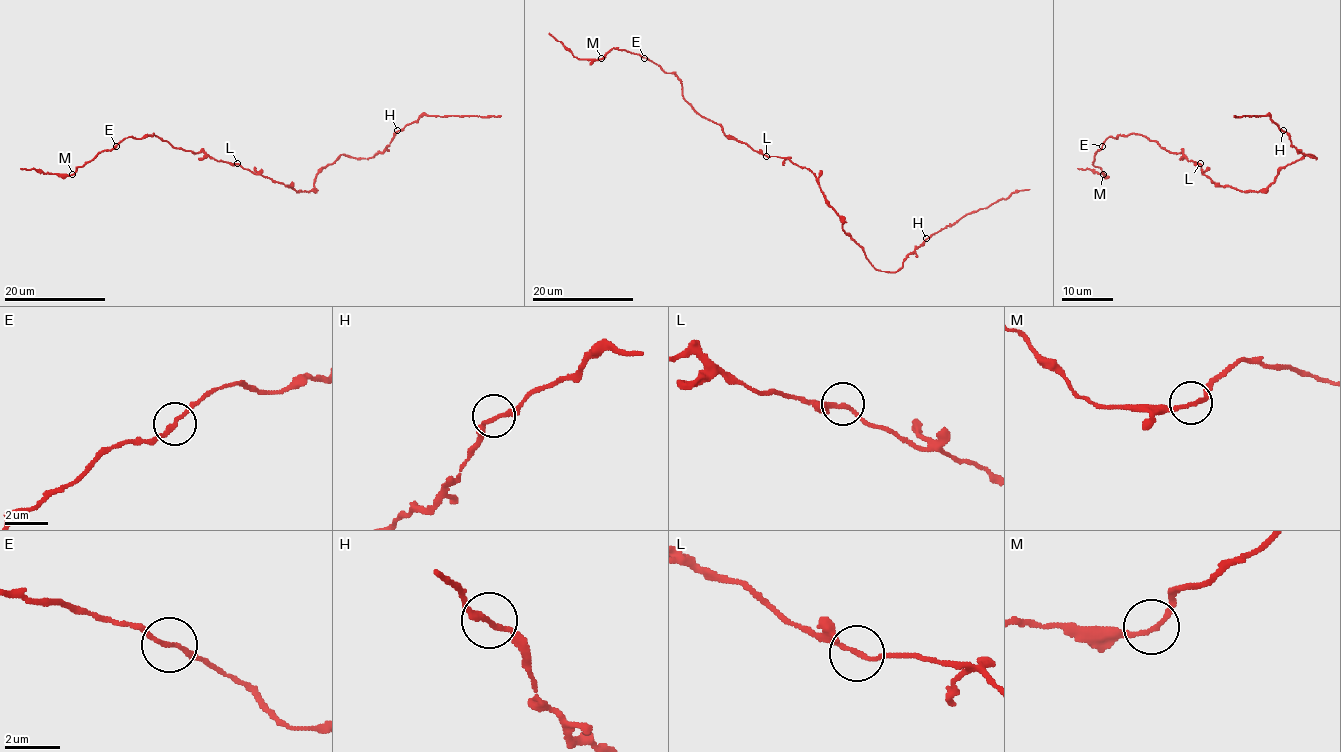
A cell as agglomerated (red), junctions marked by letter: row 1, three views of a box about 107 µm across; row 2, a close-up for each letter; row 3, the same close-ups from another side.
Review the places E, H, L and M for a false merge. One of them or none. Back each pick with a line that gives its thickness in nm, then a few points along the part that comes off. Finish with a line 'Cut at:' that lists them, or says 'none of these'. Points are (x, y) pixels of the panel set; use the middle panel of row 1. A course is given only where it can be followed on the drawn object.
Cut at: none of these

